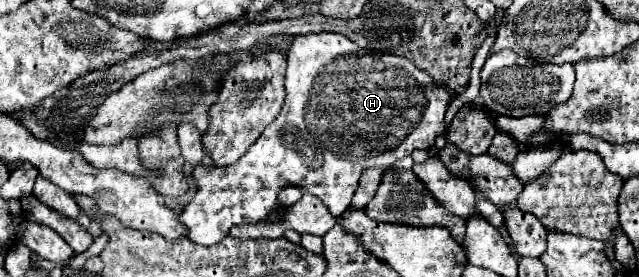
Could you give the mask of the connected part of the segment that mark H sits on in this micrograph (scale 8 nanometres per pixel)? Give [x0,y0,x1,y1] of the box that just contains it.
[180,33,452,245]

